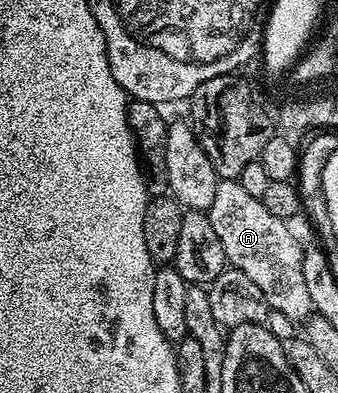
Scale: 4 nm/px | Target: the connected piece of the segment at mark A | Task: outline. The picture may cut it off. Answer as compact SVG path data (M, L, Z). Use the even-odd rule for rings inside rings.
M238 180L217 181L214 204L210 204L206 213L210 224L213 225L215 235L221 240L227 265L231 269L246 272L246 276L250 276L250 280L254 280L254 284L258 284L258 288L262 288L262 296L266 296L269 307L275 313L277 310L284 318L300 318L299 320L307 319L313 313L309 291L302 274L305 251L302 247L300 248L299 240L292 235L292 230L288 227L291 225L285 219L266 212L263 201L250 196L250 192L246 192L246 188L242 188L242 184Z

